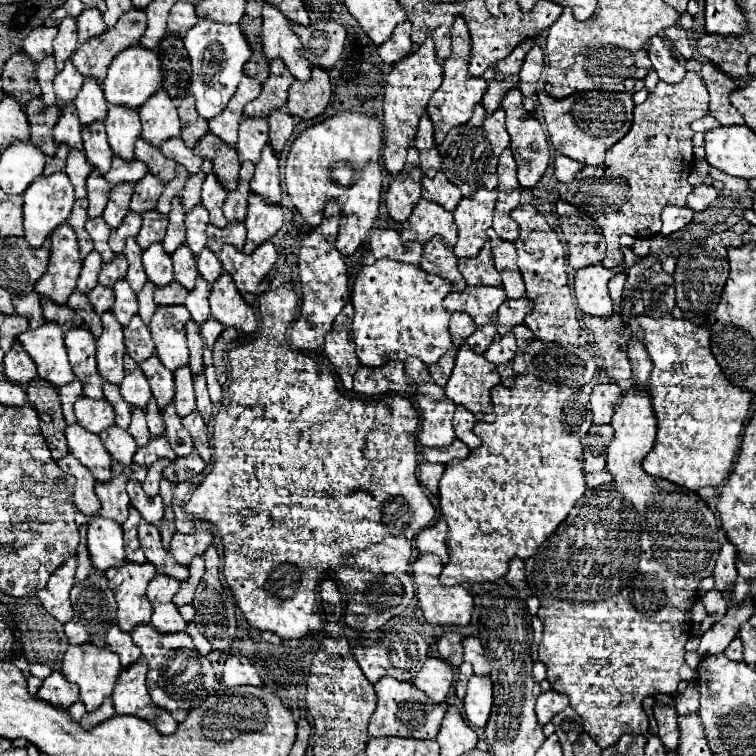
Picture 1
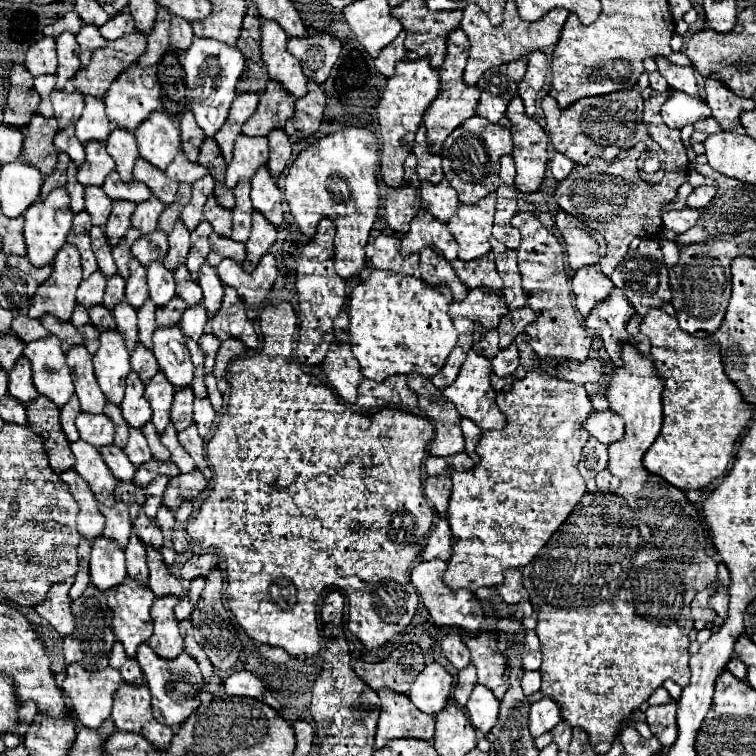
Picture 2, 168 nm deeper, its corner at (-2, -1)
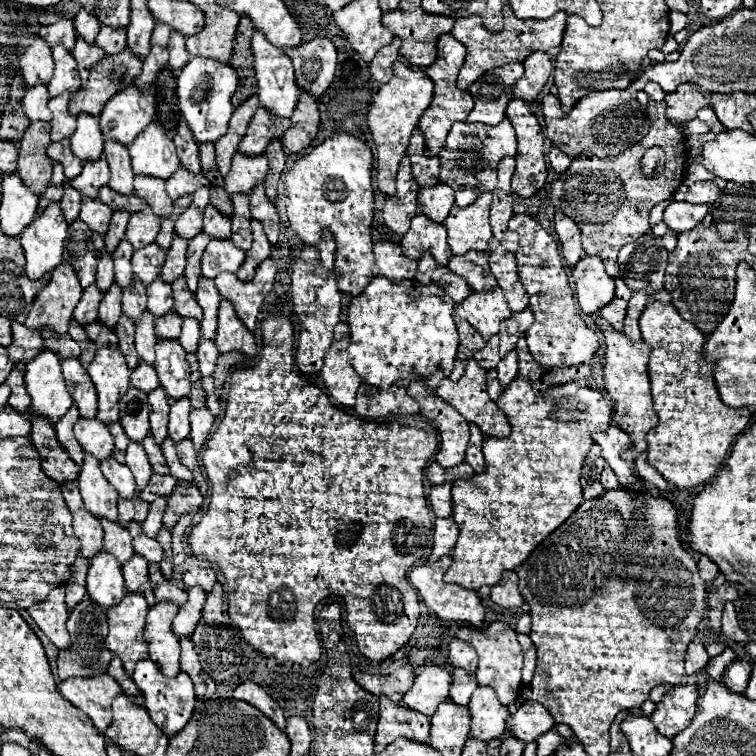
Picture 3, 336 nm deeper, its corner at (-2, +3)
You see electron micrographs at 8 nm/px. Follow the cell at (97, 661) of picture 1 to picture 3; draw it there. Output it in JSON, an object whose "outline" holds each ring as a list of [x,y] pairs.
{"outline":[[[102,673],[98,677],[70,677],[62,681],[58,689],[74,707],[94,721],[94,727],[100,733],[108,729],[112,723],[110,703],[122,691],[112,675]]]}

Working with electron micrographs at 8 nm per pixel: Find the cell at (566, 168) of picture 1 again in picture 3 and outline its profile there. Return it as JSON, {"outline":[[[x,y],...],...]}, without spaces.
{"outline":[[[550,147],[550,151],[548,151],[548,159],[550,159],[550,167],[560,175],[560,173],[564,173],[564,169],[568,169],[568,165],[570,165],[570,157],[566,155],[566,153],[562,153],[558,147]]]}

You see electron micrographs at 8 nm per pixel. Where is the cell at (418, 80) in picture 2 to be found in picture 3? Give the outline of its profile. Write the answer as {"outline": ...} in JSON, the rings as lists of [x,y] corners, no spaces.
{"outline":[[[396,61],[394,77],[388,83],[384,83],[372,99],[372,107],[368,111],[368,127],[376,145],[376,159],[378,159],[376,183],[378,183],[378,189],[386,195],[396,193],[398,165],[406,153],[410,135],[416,129],[418,119],[422,117],[422,113],[428,109],[432,101],[432,91],[434,91],[434,83],[422,69],[412,69]]]}

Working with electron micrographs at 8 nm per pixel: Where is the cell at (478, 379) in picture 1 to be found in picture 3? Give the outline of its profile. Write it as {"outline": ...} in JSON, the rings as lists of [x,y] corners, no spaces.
{"outline":[[[468,359],[464,375],[456,383],[444,379],[440,383],[440,387],[436,389],[436,393],[446,403],[450,403],[458,413],[462,413],[466,417],[466,421],[476,423],[484,435],[494,435],[494,437],[508,437],[510,435],[510,423],[508,423],[506,415],[500,411],[500,407],[488,397],[488,393],[486,393],[486,371],[480,369],[476,359]]]}

